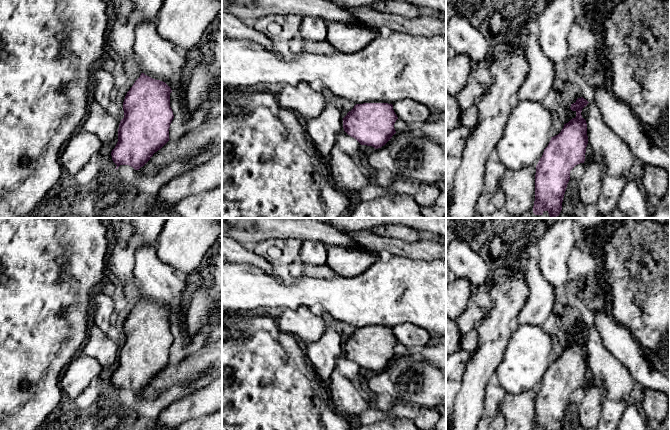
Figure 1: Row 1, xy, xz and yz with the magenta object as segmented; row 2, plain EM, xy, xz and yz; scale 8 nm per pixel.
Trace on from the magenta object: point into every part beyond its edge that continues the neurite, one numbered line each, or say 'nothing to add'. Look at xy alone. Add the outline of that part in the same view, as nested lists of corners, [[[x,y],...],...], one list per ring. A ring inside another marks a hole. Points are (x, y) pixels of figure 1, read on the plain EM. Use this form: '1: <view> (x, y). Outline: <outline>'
1: xy (160, 285). Outline: [[[155,245],[141,246],[135,251],[133,276],[141,284],[141,296],[165,306],[181,321],[183,329],[182,300],[186,283],[176,276],[173,267],[158,258]]]

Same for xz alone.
1: xz (407, 334). Outline: [[[404,323],[393,328],[393,334],[398,343],[405,346],[426,346],[435,338],[426,330],[414,324]]]

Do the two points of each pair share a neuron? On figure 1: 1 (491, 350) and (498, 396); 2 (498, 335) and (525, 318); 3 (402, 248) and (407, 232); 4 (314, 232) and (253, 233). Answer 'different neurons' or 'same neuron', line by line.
1: different neurons
2: different neurons
3: different neurons
4: same neuron

